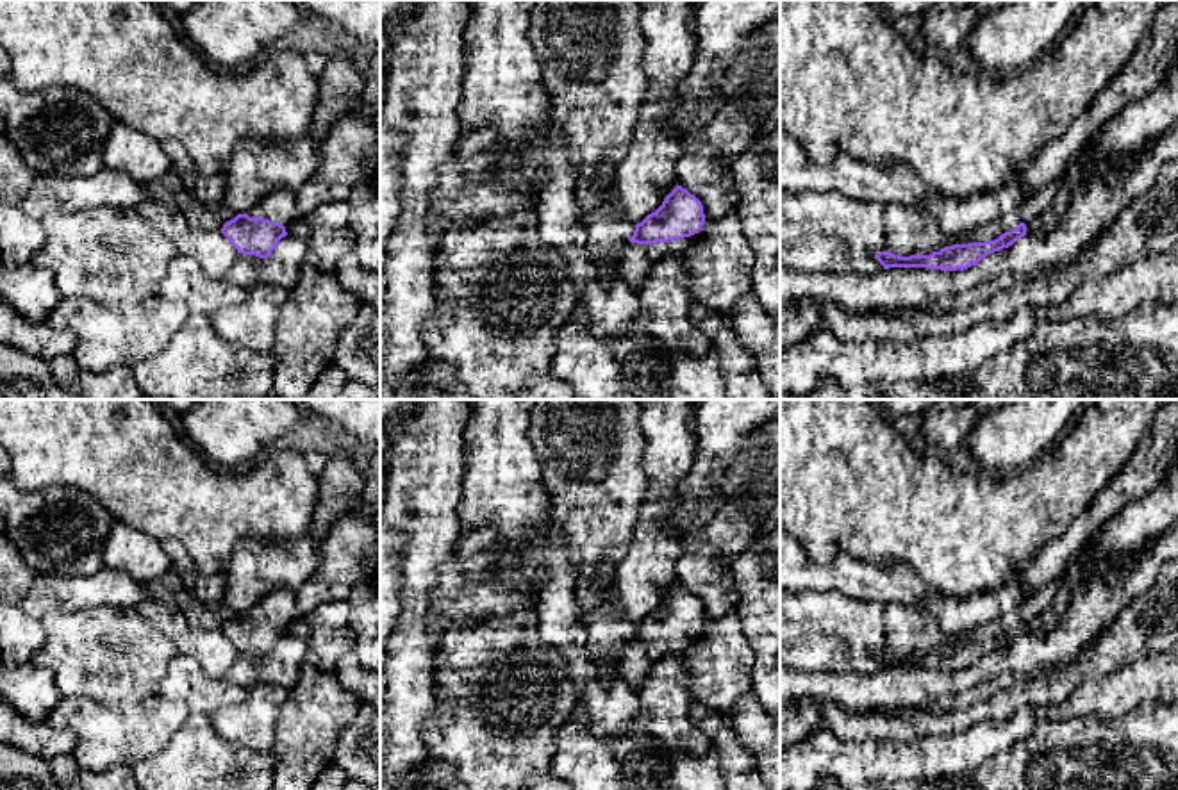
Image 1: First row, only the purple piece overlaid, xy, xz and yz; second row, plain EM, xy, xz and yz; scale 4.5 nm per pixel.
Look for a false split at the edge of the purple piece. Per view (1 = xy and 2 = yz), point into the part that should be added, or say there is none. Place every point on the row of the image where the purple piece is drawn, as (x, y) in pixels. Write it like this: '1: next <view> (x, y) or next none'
1: next xy (281, 207)
2: next yz (1053, 216)

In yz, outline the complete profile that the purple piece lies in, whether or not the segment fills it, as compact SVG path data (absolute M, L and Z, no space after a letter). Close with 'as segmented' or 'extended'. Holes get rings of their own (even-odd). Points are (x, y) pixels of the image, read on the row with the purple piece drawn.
M1098 130L1089 143L1071 157L1064 173L1058 177L1058 193L1055 196L1053 205L1042 212L1039 218L1032 219L1030 223L1019 223L1014 230L1005 232L1001 237L985 243L969 243L969 244L953 244L946 246L941 251L933 251L930 255L910 255L900 257L891 251L878 251L875 259L884 266L889 267L926 267L926 269L941 269L941 271L964 271L975 264L978 264L987 255L1000 251L1003 248L1012 246L1016 241L1025 237L1026 234L1032 235L1046 235L1055 226L1058 226L1073 203L1073 191L1076 184L1082 180L1080 168L1085 162L1094 162L1099 157L1099 134Z; extended

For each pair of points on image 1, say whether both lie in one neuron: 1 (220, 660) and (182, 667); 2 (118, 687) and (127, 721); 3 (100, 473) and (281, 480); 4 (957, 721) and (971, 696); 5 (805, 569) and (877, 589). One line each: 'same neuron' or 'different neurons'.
1: different neurons
2: different neurons
3: same neuron
4: different neurons
5: same neuron

